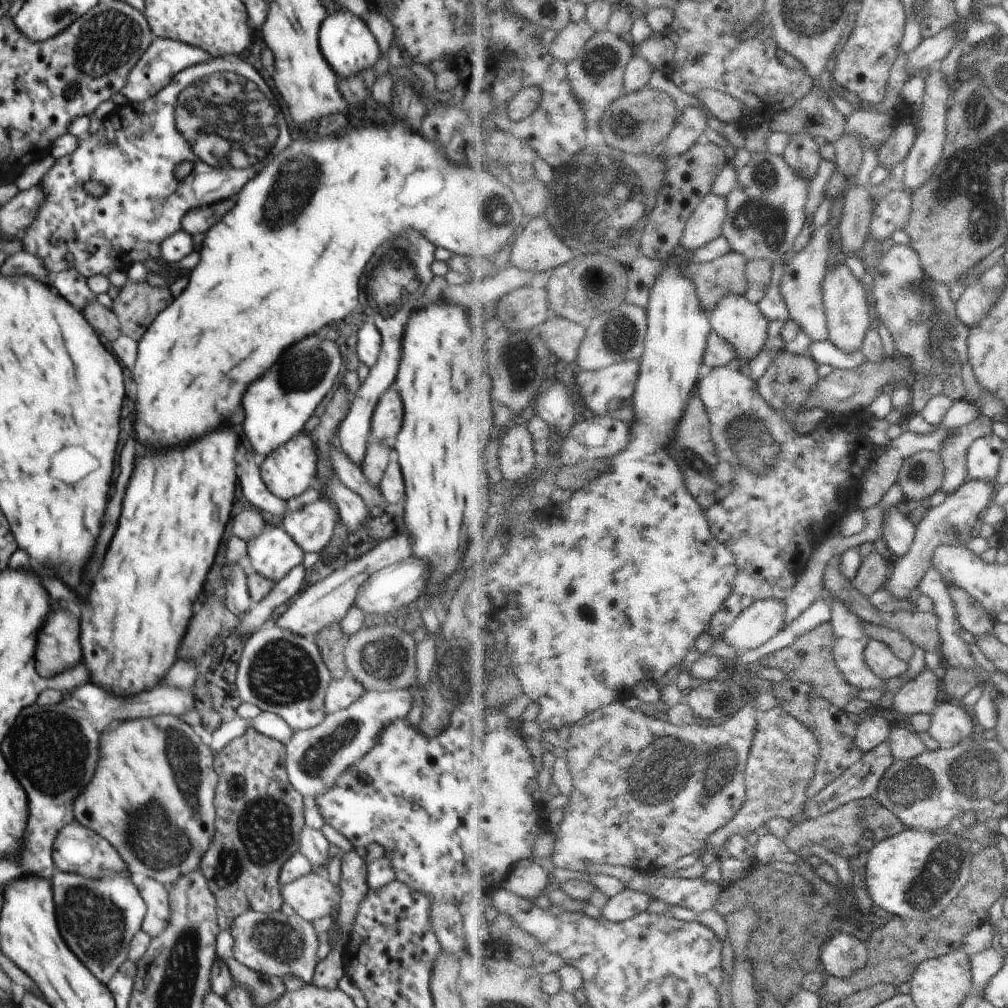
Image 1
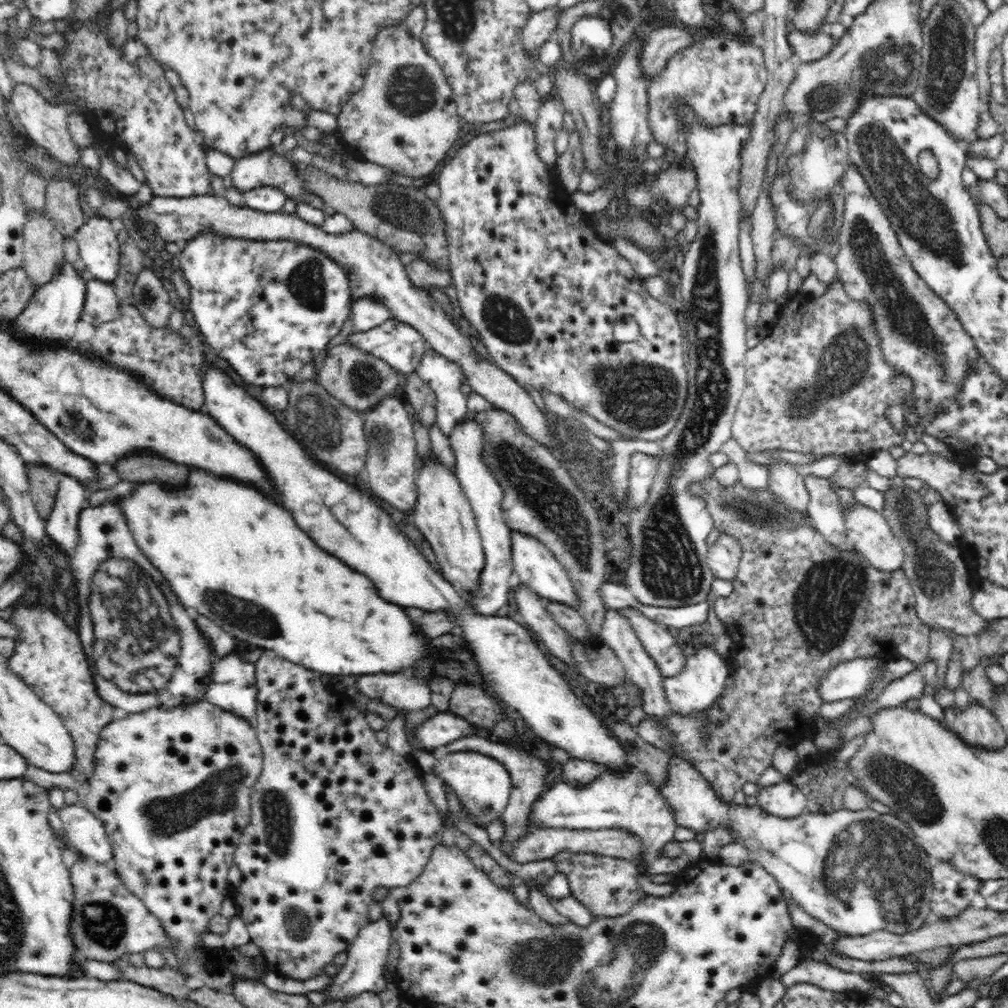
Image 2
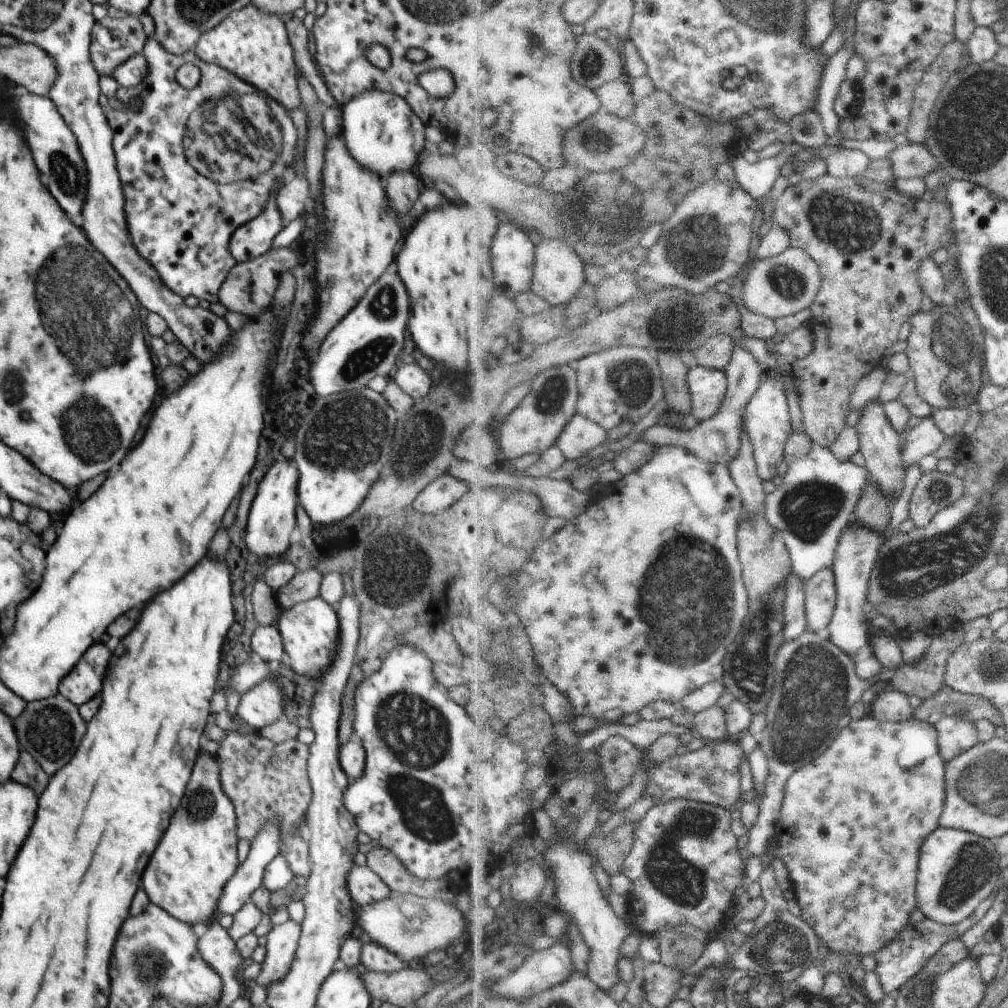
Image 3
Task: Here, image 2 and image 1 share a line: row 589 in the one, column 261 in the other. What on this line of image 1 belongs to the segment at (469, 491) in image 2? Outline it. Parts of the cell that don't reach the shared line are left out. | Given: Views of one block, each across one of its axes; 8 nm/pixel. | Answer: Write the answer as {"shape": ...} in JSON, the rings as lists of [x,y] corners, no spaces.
{"shape":[[[248,446],[245,459],[238,464],[238,479],[243,495],[252,506],[256,506],[264,512],[270,512],[270,514],[276,514],[276,516],[288,512],[285,500],[274,496],[266,488],[264,480],[260,476],[260,466],[254,460],[254,454],[252,448]]]}

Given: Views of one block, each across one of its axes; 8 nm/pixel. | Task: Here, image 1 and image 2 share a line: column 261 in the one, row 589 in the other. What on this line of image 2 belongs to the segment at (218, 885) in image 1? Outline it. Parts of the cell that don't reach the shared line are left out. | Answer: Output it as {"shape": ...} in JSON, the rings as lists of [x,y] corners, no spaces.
{"shape":[[[712,475],[712,478],[708,478],[708,481],[702,481],[699,485],[696,485],[696,483],[691,484],[691,493],[705,500],[715,527],[721,533],[724,532],[724,534],[734,537],[740,543],[740,547],[742,547],[739,569],[736,578],[732,581],[733,591],[727,597],[716,598],[713,606],[716,616],[722,622],[732,640],[729,660],[731,666],[734,667],[734,674],[729,676],[726,688],[724,688],[719,701],[714,703],[707,711],[702,711],[695,715],[694,713],[691,715],[680,715],[671,710],[663,718],[663,721],[659,723],[656,723],[650,717],[646,717],[638,726],[633,727],[644,742],[653,744],[656,748],[671,752],[671,754],[675,752],[677,756],[687,760],[709,782],[717,798],[720,798],[724,802],[732,802],[734,794],[738,790],[741,790],[746,782],[757,782],[764,770],[768,766],[772,766],[772,757],[778,747],[796,748],[797,743],[801,740],[812,740],[813,736],[817,734],[816,728],[813,728],[813,717],[820,710],[820,706],[823,703],[822,697],[818,693],[819,683],[828,670],[832,670],[832,668],[836,668],[836,666],[843,662],[851,661],[855,658],[888,658],[890,654],[899,654],[899,658],[908,658],[908,660],[921,667],[927,662],[926,658],[928,658],[928,652],[930,652],[932,629],[917,616],[915,594],[903,568],[892,572],[880,571],[870,565],[868,560],[865,560],[864,555],[858,552],[852,553],[852,551],[842,551],[835,548],[824,539],[824,536],[820,532],[817,532],[815,526],[810,523],[810,518],[804,519],[800,513],[796,513],[788,505],[778,503],[776,497],[774,497],[774,493],[769,488],[754,491],[754,489],[748,489],[748,487],[744,486],[744,498],[746,498],[744,504],[742,503],[740,492],[742,492],[742,488],[738,488],[738,484],[733,483],[730,486],[722,487],[714,475]]]}

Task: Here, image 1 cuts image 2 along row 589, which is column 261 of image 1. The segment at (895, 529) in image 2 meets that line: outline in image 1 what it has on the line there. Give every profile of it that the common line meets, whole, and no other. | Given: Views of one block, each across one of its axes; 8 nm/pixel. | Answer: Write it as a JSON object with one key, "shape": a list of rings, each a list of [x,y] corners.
{"shape":[[[249,910],[232,922],[230,932],[234,938],[234,958],[244,966],[260,975],[282,979],[290,974],[307,985],[313,982],[316,965],[321,960],[317,956],[318,934],[311,922],[298,915],[286,914],[282,910],[272,914]]]}

